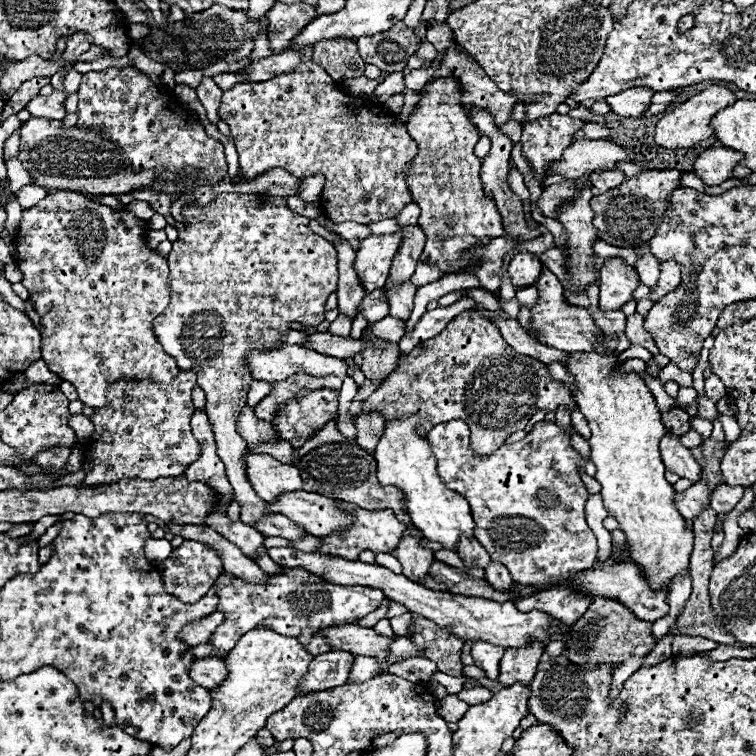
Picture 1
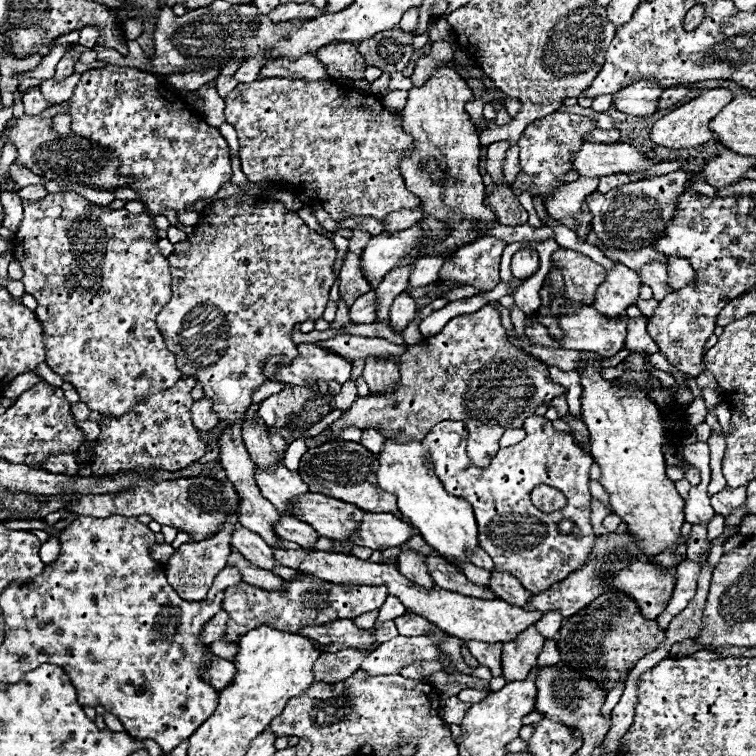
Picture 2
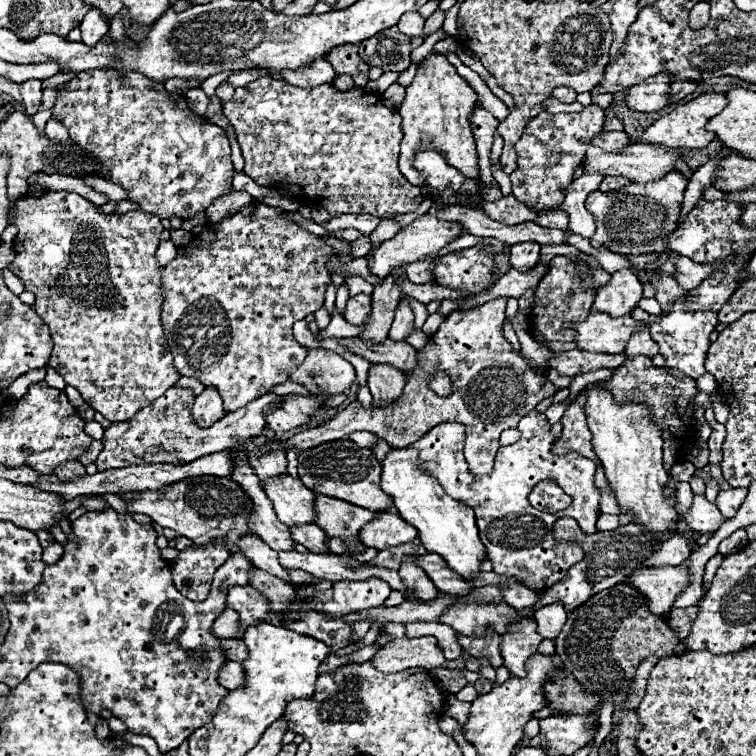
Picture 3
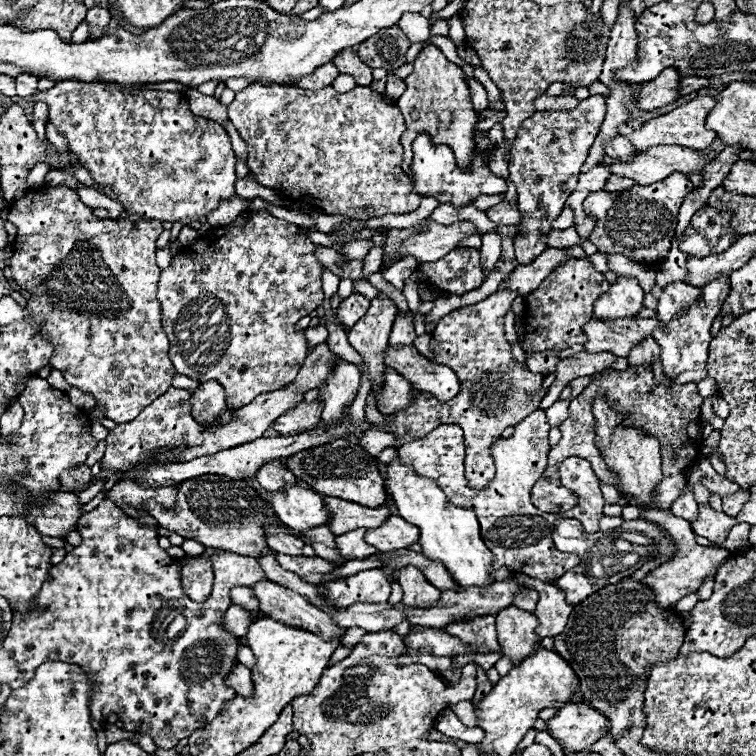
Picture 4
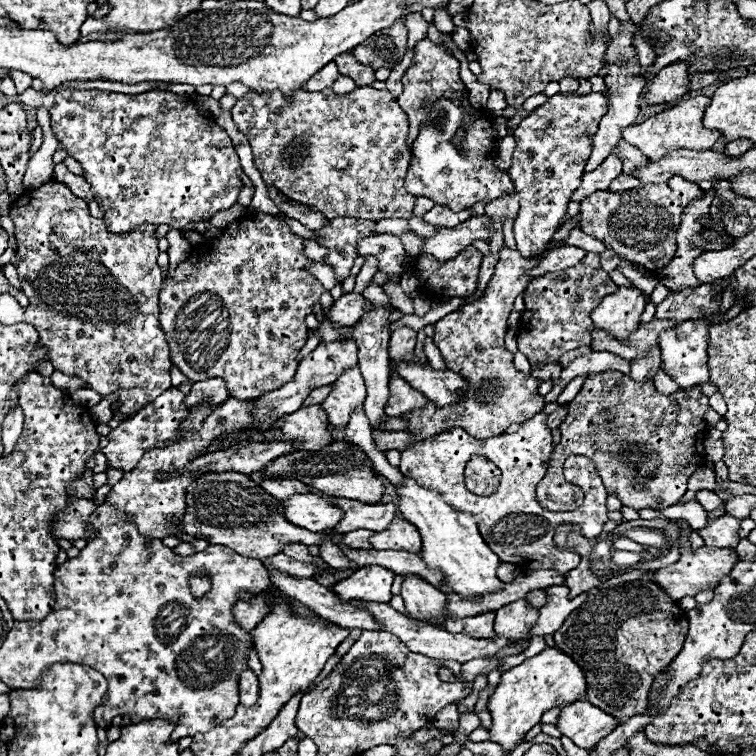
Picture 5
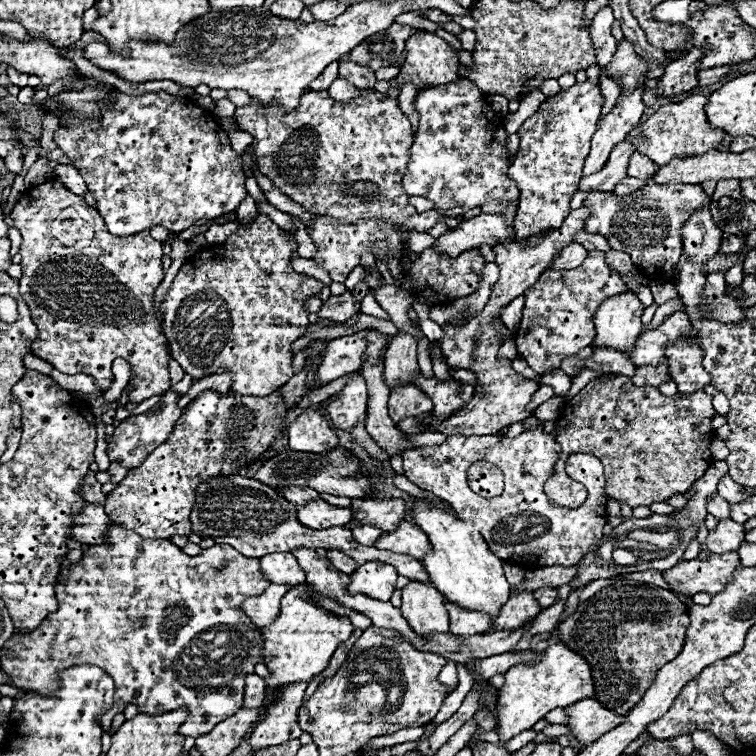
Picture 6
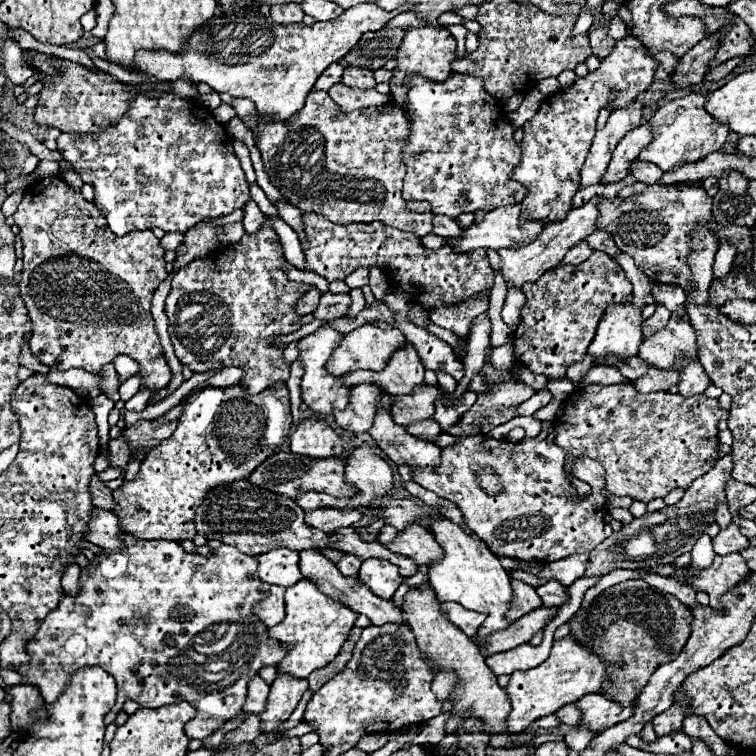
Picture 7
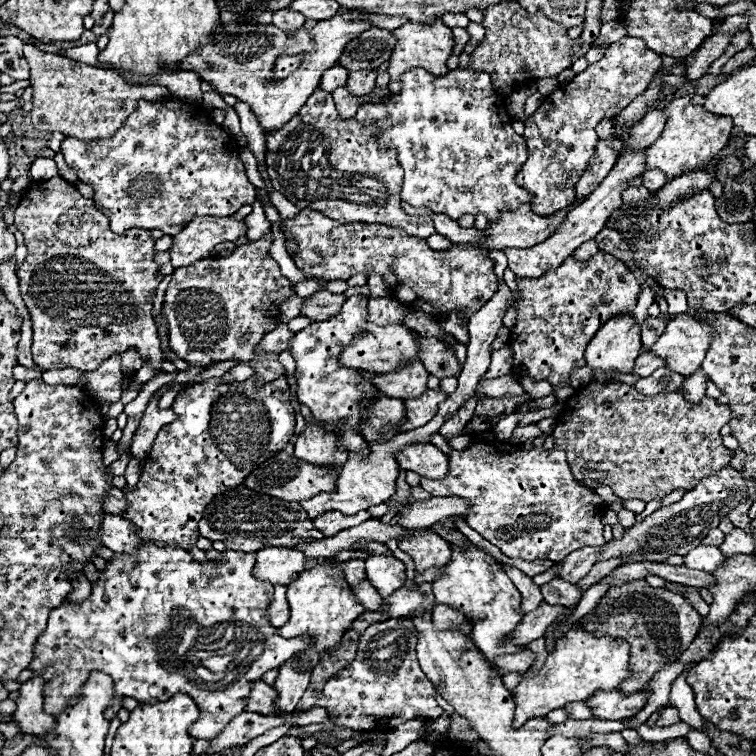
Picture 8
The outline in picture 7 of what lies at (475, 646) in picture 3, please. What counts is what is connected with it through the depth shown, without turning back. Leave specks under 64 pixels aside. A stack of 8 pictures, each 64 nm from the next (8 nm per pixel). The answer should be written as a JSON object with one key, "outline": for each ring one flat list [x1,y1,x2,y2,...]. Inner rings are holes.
{"outline":[[442,604,440,612,444,616,448,616,454,625,458,625,460,630,468,637,473,637,476,634,476,628,481,626,487,615,462,608,458,604]]}

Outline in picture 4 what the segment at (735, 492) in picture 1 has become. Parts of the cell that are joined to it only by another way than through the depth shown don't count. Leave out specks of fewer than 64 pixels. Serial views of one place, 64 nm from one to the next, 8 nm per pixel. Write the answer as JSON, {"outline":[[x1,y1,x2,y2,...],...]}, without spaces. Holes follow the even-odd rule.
{"outline":[[746,490,742,492,736,492,736,494,730,494,726,498,722,498,722,508,728,516,738,516,738,512,742,510,742,506,750,500,750,494]]}

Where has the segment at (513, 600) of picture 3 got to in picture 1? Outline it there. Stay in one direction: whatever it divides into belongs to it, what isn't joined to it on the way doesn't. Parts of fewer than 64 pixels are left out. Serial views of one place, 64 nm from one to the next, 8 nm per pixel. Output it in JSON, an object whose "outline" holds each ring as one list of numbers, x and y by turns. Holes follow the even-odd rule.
{"outline":[[490,562,490,566,486,566,486,580,492,588,498,588,500,592,506,590,514,590,518,584,512,580,508,568,504,564,498,562]]}

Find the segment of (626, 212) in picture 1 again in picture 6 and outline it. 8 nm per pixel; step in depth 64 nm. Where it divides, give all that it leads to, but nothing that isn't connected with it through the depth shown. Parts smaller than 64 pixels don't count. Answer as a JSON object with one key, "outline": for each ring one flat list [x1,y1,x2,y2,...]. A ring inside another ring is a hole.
{"outline":[[670,182,670,184,646,184,642,190,636,190,626,196,616,196,608,192,592,192,584,206,592,210,590,218,586,220,586,232,596,232,608,238,610,246,614,250,630,254,632,262,640,272,644,272,650,278,664,278,668,282,676,280,676,264,682,254,682,228,692,212,704,208,710,204,710,196,704,194,702,186,698,184,682,184,682,182]]}

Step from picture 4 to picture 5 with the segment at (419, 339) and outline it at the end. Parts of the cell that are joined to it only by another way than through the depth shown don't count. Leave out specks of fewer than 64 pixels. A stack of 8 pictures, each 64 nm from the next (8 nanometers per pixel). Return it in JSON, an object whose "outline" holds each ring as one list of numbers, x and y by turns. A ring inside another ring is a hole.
{"outline":[[426,337,426,340,424,341,424,352,426,354,426,357,428,358,429,364,435,369,435,370,444,370,446,369,446,364,443,361,443,358,440,354,439,349,434,345,432,338]]}

